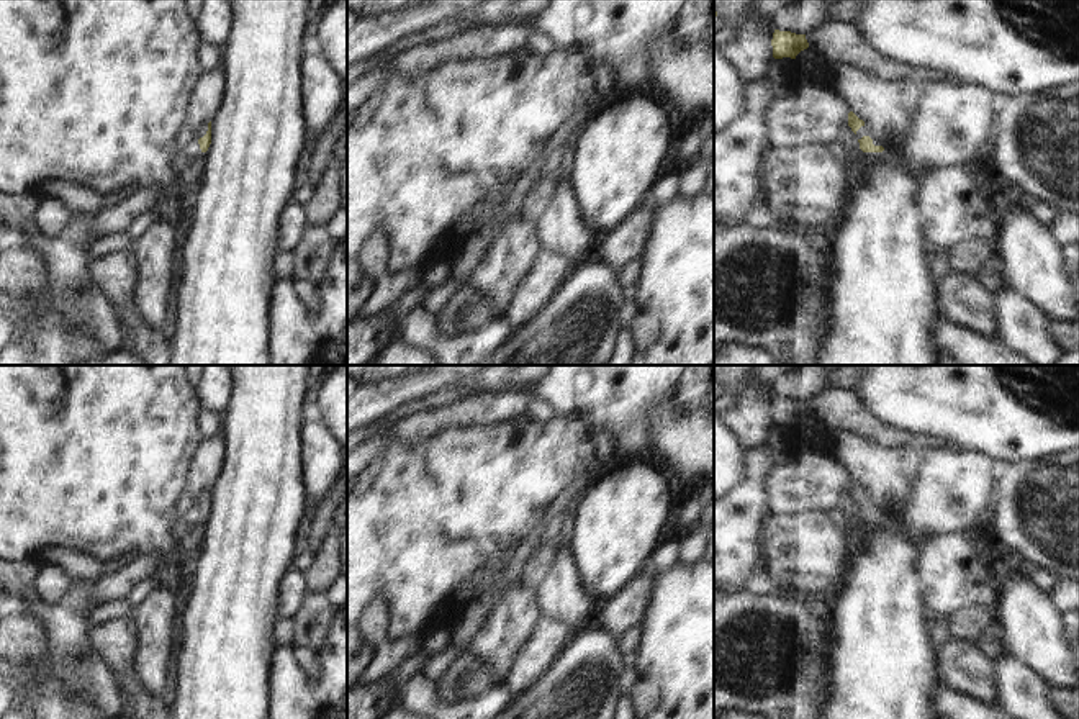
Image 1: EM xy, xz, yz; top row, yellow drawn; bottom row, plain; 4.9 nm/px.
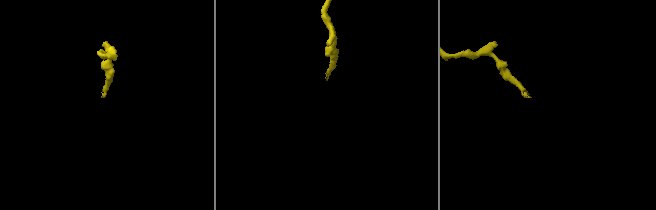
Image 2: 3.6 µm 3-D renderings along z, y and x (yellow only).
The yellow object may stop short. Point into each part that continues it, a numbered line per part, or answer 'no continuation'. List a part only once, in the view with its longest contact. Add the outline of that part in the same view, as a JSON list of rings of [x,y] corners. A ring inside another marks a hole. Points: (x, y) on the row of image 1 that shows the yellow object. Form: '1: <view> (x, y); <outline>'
1: yz (862, 161); [[[850,146],[848,152],[853,156],[850,167],[860,174],[869,170],[883,157],[883,152],[863,152],[861,149]]]

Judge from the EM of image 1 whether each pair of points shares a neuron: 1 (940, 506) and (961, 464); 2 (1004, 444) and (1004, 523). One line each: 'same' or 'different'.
1: same
2: different

